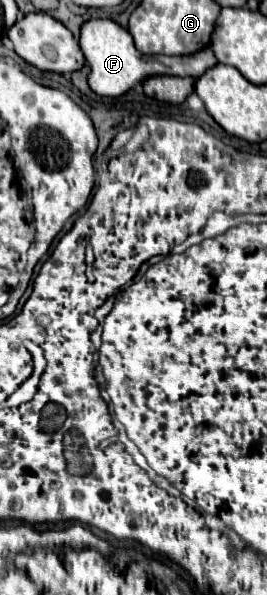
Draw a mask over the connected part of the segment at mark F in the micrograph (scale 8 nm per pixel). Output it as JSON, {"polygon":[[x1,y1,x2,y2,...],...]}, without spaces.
{"polygon":[[99,18,99,20,89,20,81,28,81,50,87,58,87,64,91,66,89,72,89,86,95,94,99,96,109,96,109,98,119,98,127,94,133,86,145,82,151,76,191,76,199,78,203,76,209,68,217,66,215,54,207,48,201,52,195,52,191,56,145,56,139,54,139,50,133,44,131,34,115,24,113,20]]}

